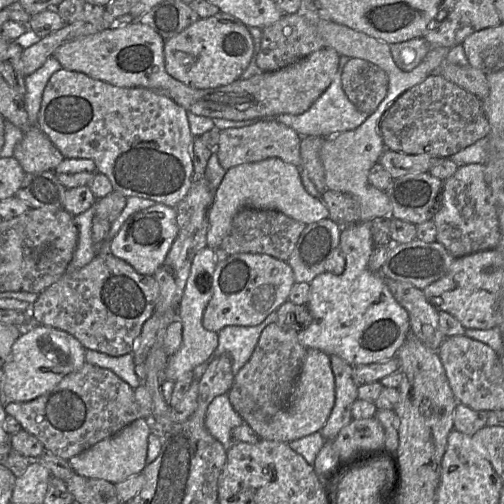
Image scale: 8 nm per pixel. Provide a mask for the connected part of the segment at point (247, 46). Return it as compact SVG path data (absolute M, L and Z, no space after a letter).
M224 12L198 19L183 31L164 42L166 72L185 85L196 88L216 88L238 80L253 55L253 39L248 27Z

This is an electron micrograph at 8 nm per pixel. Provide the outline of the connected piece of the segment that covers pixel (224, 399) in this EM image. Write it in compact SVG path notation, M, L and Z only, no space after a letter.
M228 394L215 397L207 408L205 426L209 433L227 449L233 443L232 430L244 423L233 409Z

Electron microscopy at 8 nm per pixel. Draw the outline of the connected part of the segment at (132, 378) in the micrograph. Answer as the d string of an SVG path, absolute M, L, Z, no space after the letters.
M86 350L85 360L86 363L111 370L124 382L129 384L132 389L136 389L142 384L141 379L135 373L133 353L114 357L94 350Z

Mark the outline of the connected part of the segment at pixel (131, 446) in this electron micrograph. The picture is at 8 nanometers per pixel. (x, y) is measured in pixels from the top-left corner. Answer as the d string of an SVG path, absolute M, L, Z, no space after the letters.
M148 418L137 419L114 436L104 439L84 452L68 460L74 472L80 476L103 479L113 484L143 473L147 465L148 437L151 434Z

